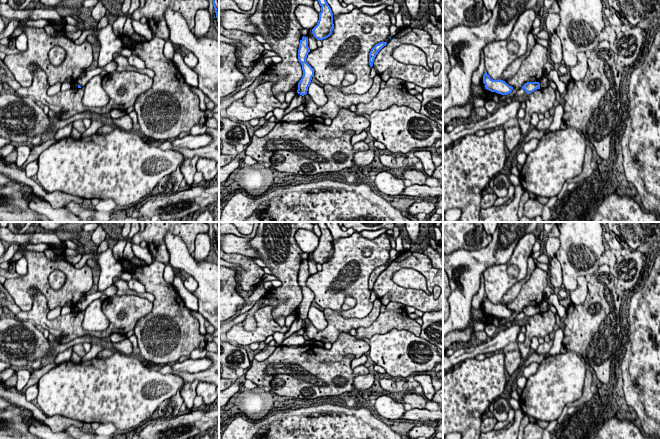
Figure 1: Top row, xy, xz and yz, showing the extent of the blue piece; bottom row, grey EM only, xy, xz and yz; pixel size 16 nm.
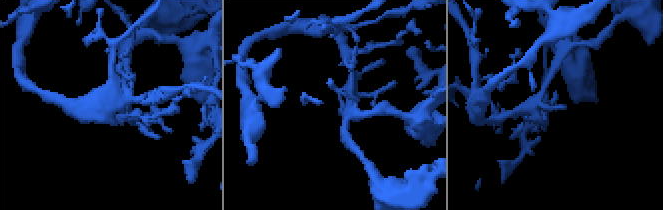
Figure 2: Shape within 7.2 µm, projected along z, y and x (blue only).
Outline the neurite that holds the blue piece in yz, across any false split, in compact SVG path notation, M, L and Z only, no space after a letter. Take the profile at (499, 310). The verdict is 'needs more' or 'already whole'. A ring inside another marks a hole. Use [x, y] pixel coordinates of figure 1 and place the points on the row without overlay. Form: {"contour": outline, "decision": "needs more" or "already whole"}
{"contour": "M485 296L483 300L483 307L485 308L485 313L496 316L501 319L507 319L512 316L513 311L508 309L505 305L499 303L499 304L493 304L489 301L487 296Z", "decision": "already whole"}

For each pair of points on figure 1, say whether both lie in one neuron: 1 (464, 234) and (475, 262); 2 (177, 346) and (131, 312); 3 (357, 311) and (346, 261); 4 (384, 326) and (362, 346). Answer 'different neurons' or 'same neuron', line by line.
1: different neurons
2: different neurons
3: same neuron
4: different neurons

